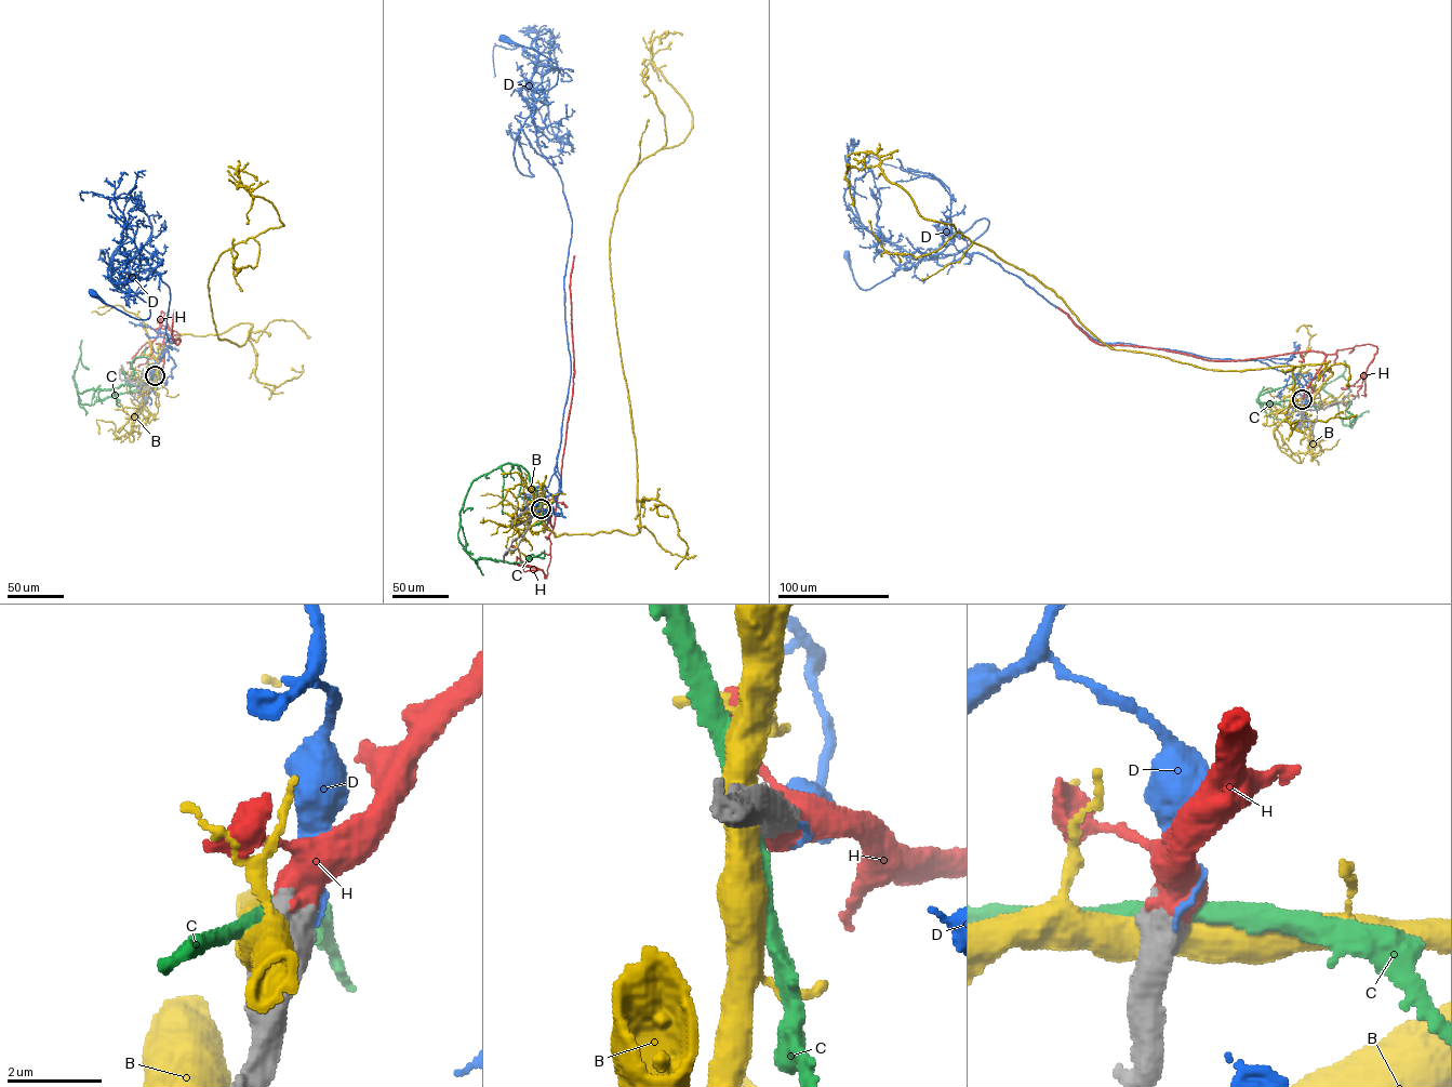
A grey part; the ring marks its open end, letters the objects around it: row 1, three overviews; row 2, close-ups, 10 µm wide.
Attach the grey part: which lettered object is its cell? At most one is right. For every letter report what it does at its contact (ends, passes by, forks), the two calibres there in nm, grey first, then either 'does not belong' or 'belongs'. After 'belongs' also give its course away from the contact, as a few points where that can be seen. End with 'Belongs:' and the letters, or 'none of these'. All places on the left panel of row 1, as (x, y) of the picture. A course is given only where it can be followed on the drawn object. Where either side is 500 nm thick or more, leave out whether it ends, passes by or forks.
B: calibres 900 and 600 nm; does not belong
C: calibres 750 and 400 nm; does not belong
D: calibres 700 and 110 nm; does not belong
H: calibres 750 and 650 nm; belongs; course (155, 375), (163, 362), (167, 323), (175, 343), (180, 341), (177, 339), (174, 343), (172, 334), (174, 309)
Belongs: H

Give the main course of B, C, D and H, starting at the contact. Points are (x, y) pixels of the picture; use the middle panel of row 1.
B: (541, 508), (556, 537), (639, 530), (610, 236), (629, 174), (692, 127), (653, 63), (660, 43)
C: (541, 508), (529, 473), (503, 464), (473, 481), (457, 539), (475, 559), (520, 562), (545, 554)
D: (542, 509), (559, 491), (572, 219), (545, 158), (564, 143), (536, 132), (531, 115), (558, 68), (502, 38)
H: (541, 508), (550, 513), (553, 527), (572, 394), (570, 287), (574, 255)

